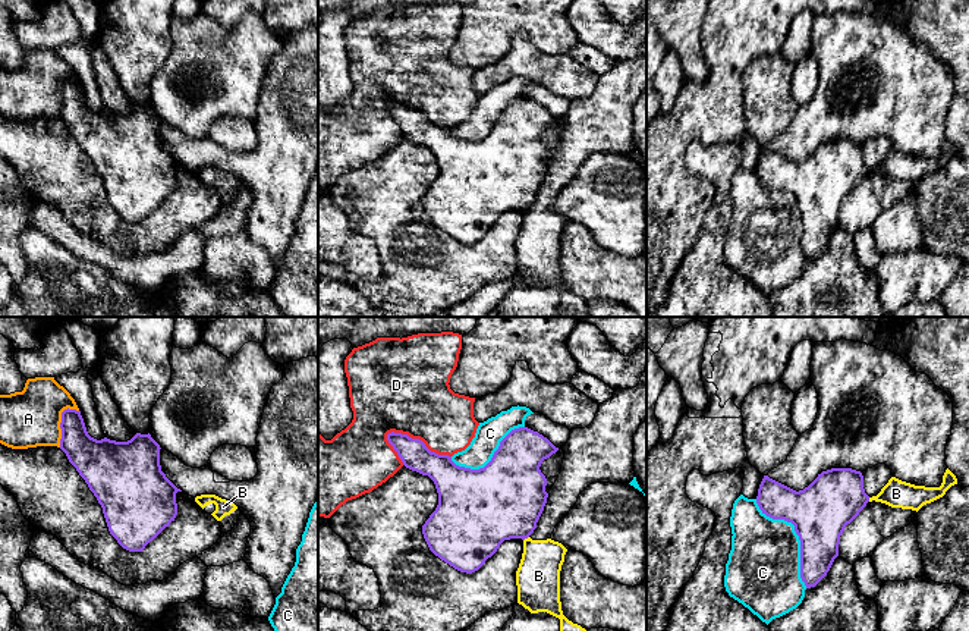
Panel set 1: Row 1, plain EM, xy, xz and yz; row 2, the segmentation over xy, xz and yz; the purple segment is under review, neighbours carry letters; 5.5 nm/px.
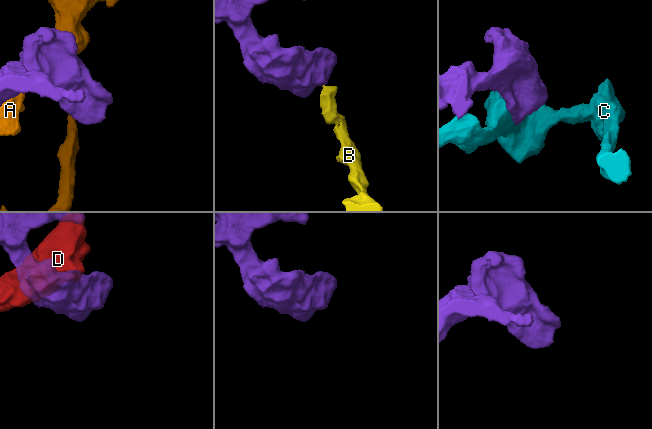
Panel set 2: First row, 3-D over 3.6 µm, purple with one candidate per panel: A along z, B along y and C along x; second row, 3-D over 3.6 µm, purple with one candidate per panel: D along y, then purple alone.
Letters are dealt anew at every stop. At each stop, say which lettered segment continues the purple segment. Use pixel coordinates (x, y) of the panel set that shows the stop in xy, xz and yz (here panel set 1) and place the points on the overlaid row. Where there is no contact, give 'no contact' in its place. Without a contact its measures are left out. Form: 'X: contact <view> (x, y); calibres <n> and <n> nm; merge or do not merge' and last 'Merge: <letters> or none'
A: contact xy (60, 423); calibres 200 and 320 nm; do not merge
B: contact xz (525, 537); calibres 420 and 240 nm; do not merge
C: contact yz (798, 534); calibres 320 and 400 nm; do not merge
D: contact xz (418, 439); calibres 160 and 440 nm; do not merge
Merge: none

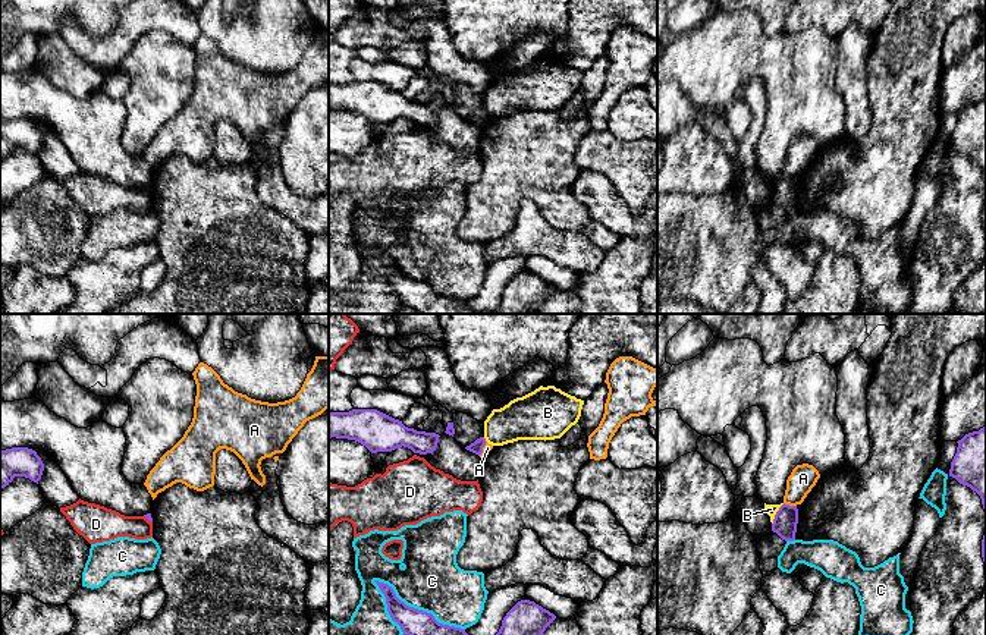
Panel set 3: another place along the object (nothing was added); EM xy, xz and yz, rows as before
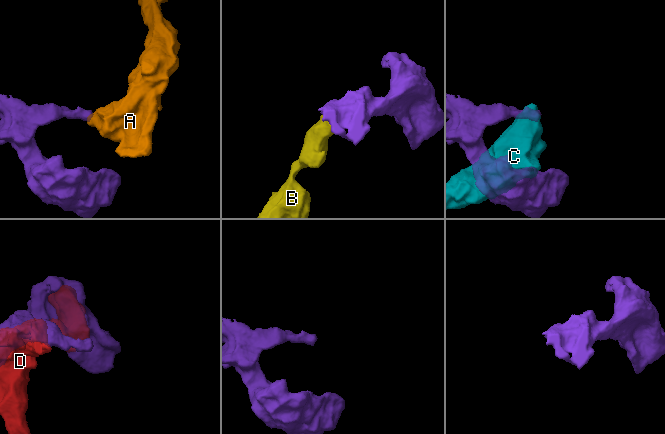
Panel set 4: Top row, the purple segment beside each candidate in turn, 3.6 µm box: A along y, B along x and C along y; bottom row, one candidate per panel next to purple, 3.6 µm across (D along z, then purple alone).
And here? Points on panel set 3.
A: contact yz (788, 505); calibres 130 and 150 nm; do not merge
B: contact yz (776, 514); calibres 130 and 60 nm; do not merge
C: contact xz (417, 609); calibres 140 and 340 nm; do not merge
D: contact xy (148, 519); calibres 30 and 180 nm; do not merge
Merge: none

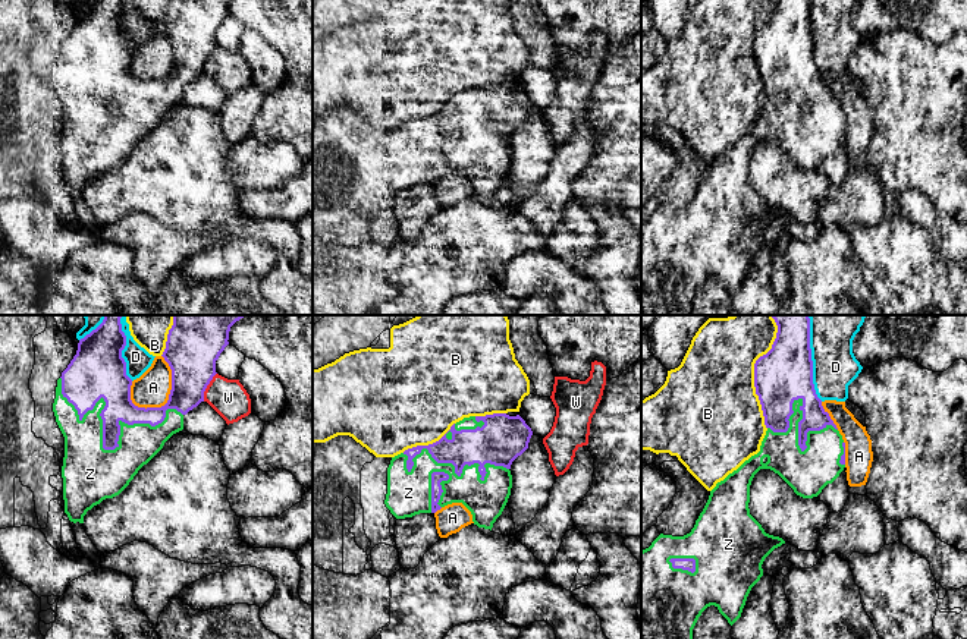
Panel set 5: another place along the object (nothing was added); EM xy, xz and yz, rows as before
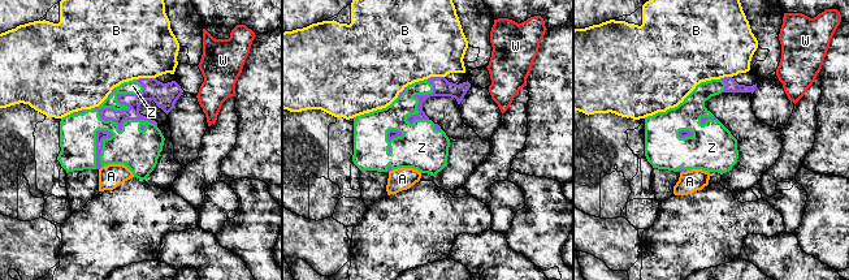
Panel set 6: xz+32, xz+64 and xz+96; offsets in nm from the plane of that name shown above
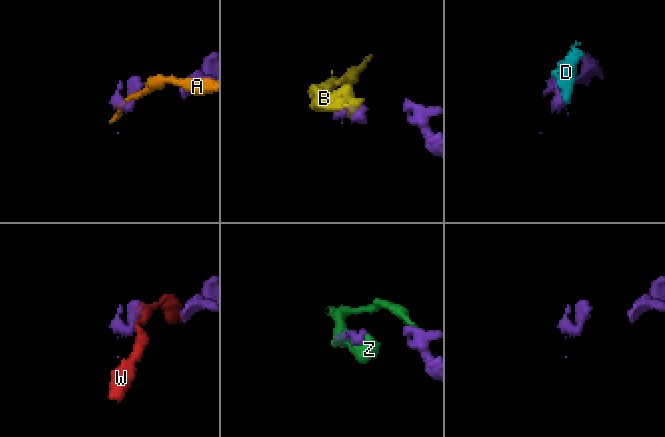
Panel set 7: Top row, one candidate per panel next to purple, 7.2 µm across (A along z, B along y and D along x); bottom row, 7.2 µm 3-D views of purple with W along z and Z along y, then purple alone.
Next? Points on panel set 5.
A: contact xy (170, 393); calibres 280 and 190 nm; do not merge
B: contact yz (754, 371); calibres 300 and 460 nm; do not merge
D: contact yz (810, 358); calibres 300 and 280 nm; do not merge
W: contact xy (206, 387); calibres 300 and 200 nm; do not merge
Z: contact xy (103, 444); calibres 150 and 300 nm; merge
Merge: Z

